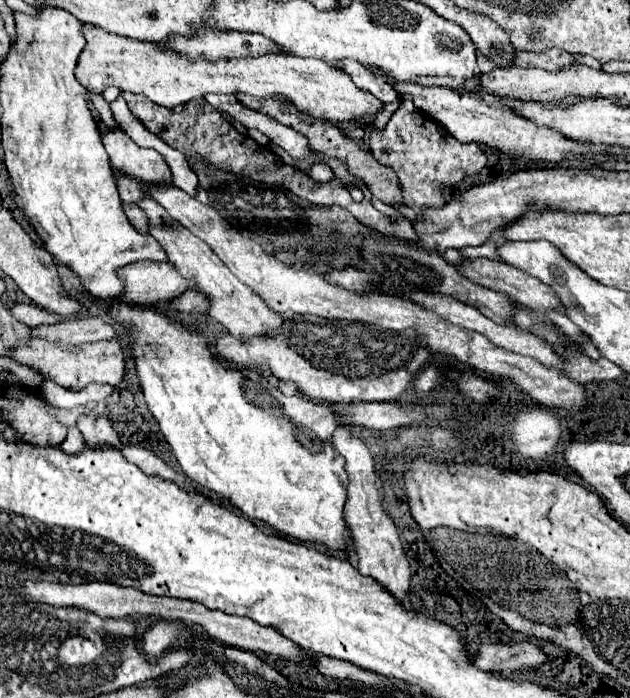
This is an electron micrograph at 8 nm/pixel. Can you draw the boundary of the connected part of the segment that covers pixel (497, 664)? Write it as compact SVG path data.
M516 642L512 646L482 644L474 650L474 664L498 674L512 674L520 668L538 668L548 660L548 654L534 642Z

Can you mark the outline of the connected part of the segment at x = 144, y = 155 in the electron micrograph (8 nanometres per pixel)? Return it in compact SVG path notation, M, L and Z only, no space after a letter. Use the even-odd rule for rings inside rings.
M106 130L102 134L102 142L110 156L112 168L118 168L128 176L144 182L150 180L160 184L172 184L172 172L162 154L158 154L156 150L140 148L122 130Z

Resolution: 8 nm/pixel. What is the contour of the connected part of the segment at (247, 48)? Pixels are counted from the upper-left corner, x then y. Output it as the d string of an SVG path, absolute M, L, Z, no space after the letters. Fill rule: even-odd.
M206 32L206 36L196 36L194 40L170 40L168 48L174 48L184 56L206 56L206 60L246 58L274 52L264 36L240 32Z

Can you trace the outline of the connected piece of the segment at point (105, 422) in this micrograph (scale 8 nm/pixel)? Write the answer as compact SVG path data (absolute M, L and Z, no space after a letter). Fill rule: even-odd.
M82 414L82 416L78 416L76 426L82 432L82 436L90 448L116 448L116 450L120 450L124 446L118 440L118 434L114 432L114 428L106 416Z

